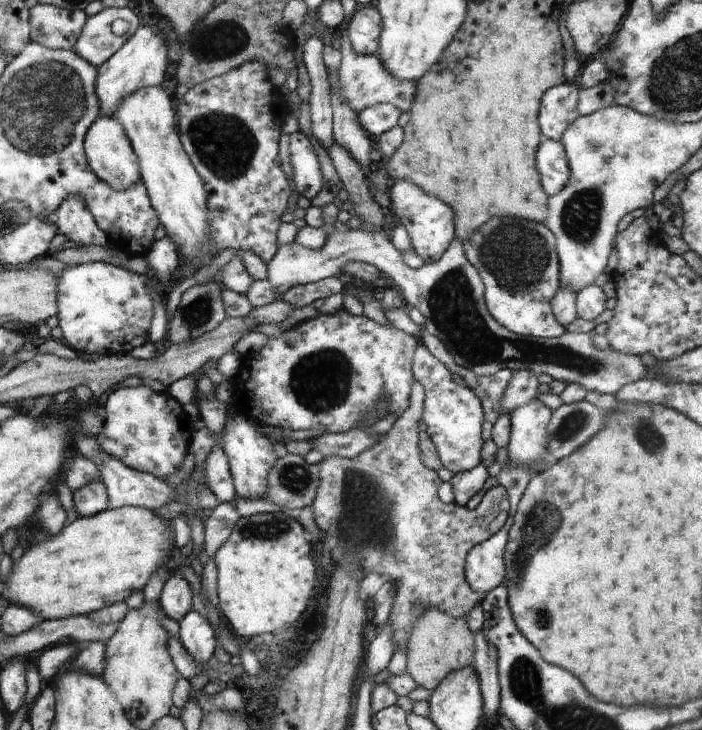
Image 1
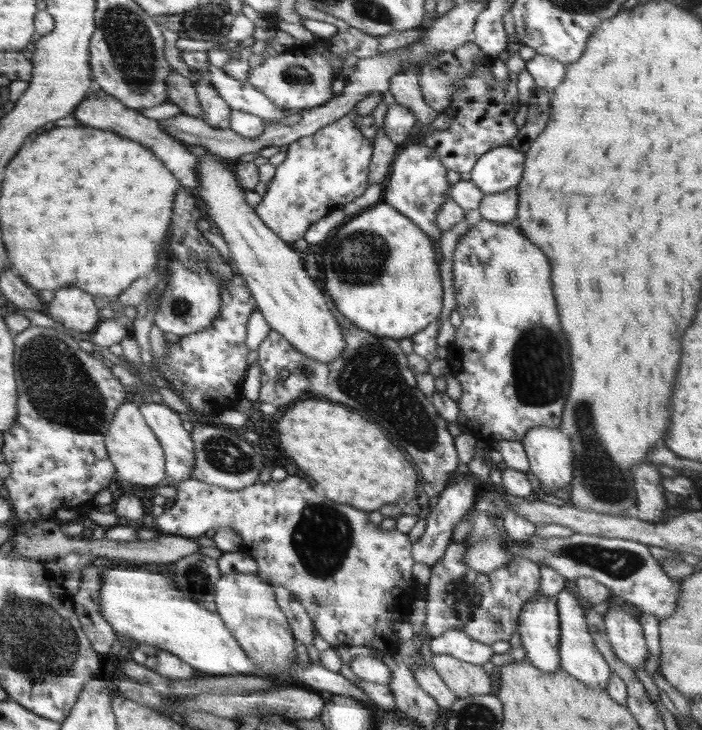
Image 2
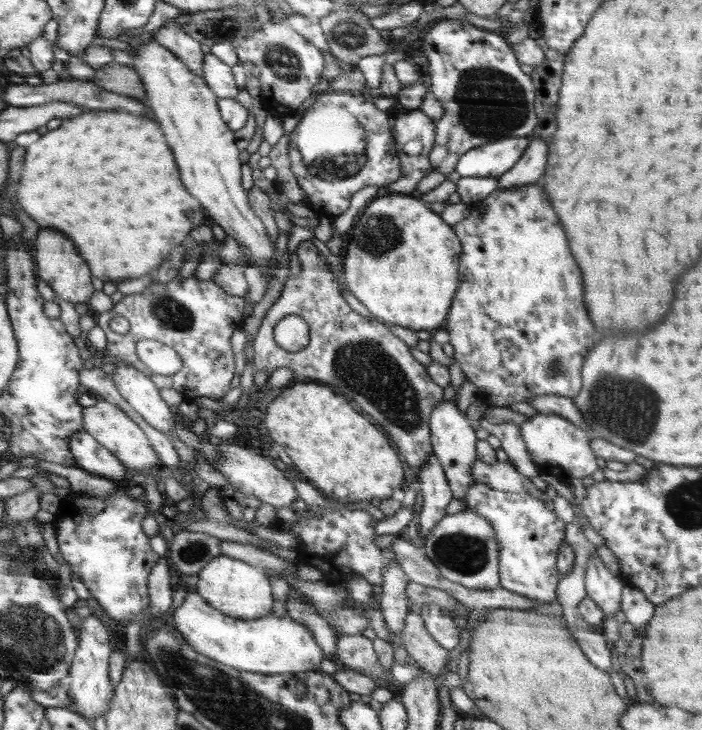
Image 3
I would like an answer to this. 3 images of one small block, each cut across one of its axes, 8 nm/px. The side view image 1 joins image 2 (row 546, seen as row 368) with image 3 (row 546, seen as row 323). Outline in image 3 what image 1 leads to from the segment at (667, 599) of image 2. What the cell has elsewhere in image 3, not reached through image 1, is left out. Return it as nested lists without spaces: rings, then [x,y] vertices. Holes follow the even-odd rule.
[[[463,510],[442,517],[424,540],[423,549],[444,579],[474,590],[499,587],[500,546],[490,522],[482,516]]]

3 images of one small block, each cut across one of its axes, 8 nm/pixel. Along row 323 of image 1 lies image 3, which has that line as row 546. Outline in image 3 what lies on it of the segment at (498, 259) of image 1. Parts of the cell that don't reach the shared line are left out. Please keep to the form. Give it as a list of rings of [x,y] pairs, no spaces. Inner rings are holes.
[[[472,483],[472,488],[467,490],[466,497],[462,500],[466,502],[465,510],[486,518],[496,534],[496,542],[500,546],[499,586],[536,600],[554,602],[560,581],[557,558],[560,543],[565,539],[564,521],[558,519],[554,513],[545,508],[541,500],[530,494],[510,494],[494,490],[484,483]]]

